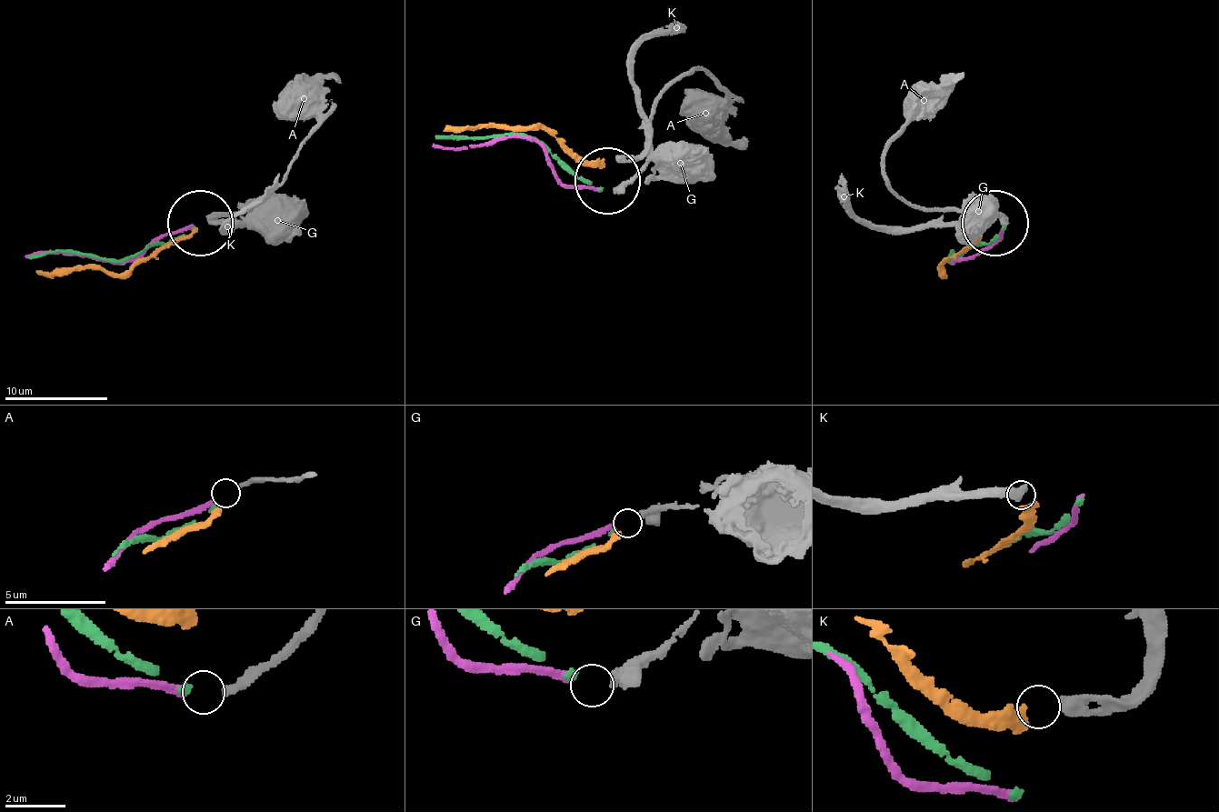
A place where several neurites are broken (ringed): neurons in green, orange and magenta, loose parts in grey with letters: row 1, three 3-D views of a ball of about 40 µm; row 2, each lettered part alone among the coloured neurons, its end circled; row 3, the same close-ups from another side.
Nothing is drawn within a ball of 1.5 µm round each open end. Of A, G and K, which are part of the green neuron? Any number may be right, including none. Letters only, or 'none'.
G

